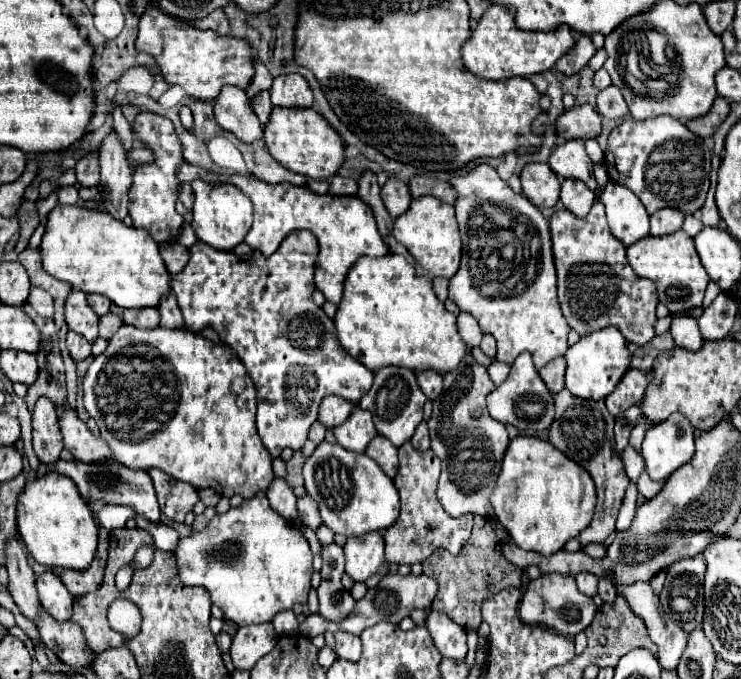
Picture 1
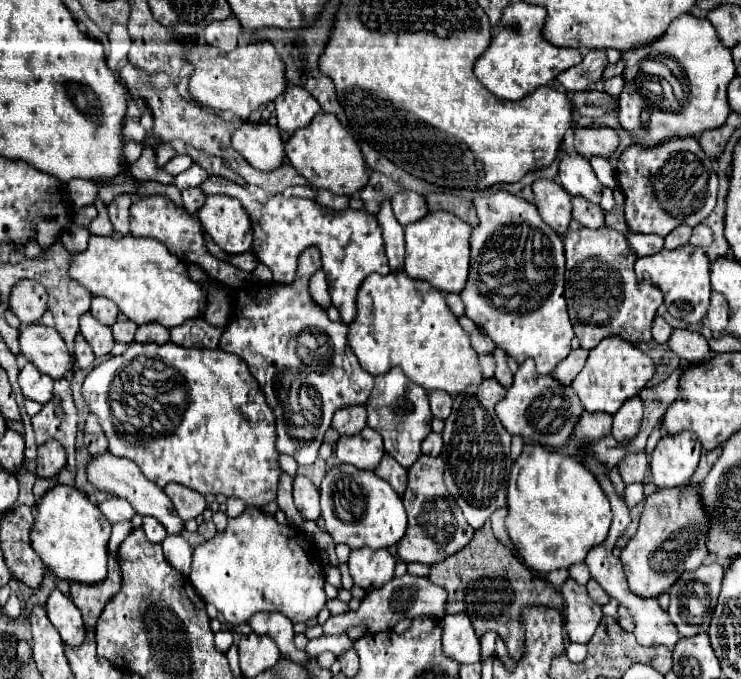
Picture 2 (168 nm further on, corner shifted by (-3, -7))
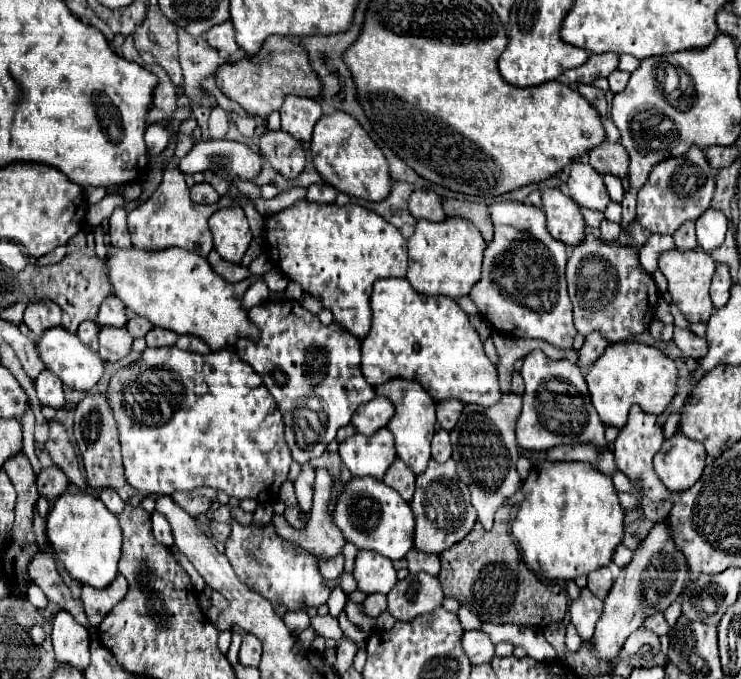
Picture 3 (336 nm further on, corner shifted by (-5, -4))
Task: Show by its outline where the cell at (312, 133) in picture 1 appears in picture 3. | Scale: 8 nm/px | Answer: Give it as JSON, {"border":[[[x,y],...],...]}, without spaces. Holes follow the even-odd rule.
{"border":[[[343,111],[323,115],[315,125],[309,151],[317,173],[323,177],[325,183],[333,185],[337,191],[367,201],[381,201],[389,195],[391,177],[389,177],[387,161],[381,149],[373,143],[367,131],[363,131],[363,127],[357,123],[355,117]]]}

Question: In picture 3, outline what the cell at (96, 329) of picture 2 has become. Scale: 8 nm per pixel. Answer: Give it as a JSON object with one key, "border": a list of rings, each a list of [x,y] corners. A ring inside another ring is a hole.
{"border":[[[99,327],[99,357],[103,361],[119,361],[131,349],[133,337],[125,327]]]}

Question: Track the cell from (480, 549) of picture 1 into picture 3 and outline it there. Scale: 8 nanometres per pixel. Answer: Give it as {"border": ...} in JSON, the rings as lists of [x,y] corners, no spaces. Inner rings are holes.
{"border":[[[501,507],[495,515],[495,525],[491,531],[485,531],[479,523],[475,525],[475,531],[471,531],[463,541],[453,545],[451,549],[443,551],[441,557],[441,573],[439,581],[443,585],[445,597],[457,599],[465,609],[475,613],[481,621],[491,621],[491,623],[517,623],[517,625],[527,625],[527,627],[545,627],[549,623],[559,623],[563,621],[567,607],[569,607],[569,597],[561,589],[559,583],[543,583],[535,573],[527,569],[523,563],[519,549],[509,533],[509,521],[511,521],[511,507]]]}

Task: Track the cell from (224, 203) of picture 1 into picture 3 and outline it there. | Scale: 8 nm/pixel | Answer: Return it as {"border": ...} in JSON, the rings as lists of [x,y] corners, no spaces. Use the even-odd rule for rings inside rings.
{"border":[[[241,207],[219,209],[209,217],[209,229],[219,255],[231,263],[239,263],[253,235]]]}

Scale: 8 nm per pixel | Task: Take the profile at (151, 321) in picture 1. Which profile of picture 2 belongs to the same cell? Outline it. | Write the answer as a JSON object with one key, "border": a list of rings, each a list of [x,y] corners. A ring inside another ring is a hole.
{"border":[[[143,324],[137,328],[135,342],[139,342],[139,344],[147,344],[147,342],[165,344],[165,342],[169,342],[169,330],[163,328],[161,324]]]}

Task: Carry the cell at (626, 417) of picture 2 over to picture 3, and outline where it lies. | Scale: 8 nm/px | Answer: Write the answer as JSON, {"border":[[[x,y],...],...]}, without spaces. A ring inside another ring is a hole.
{"border":[[[639,405],[631,407],[629,419],[619,429],[619,435],[617,435],[615,443],[613,443],[613,455],[615,455],[615,463],[619,465],[619,471],[623,471],[631,479],[641,479],[641,487],[645,489],[643,493],[651,501],[659,501],[659,499],[667,499],[669,497],[669,491],[657,479],[657,475],[653,471],[653,465],[651,465],[651,459],[661,449],[661,443],[663,443],[663,429],[661,429],[661,425],[657,423],[655,415],[645,413],[643,409],[639,409]]]}

